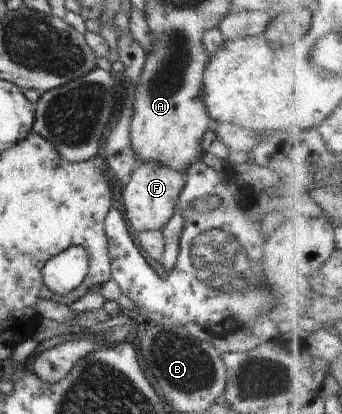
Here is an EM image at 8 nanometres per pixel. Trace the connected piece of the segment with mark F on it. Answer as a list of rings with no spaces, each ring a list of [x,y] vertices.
[[[143,162],[130,177],[129,183],[124,184],[121,196],[125,203],[125,214],[129,224],[137,233],[159,231],[163,229],[171,216],[177,210],[177,200],[185,186],[187,172],[175,172],[165,164]]]

